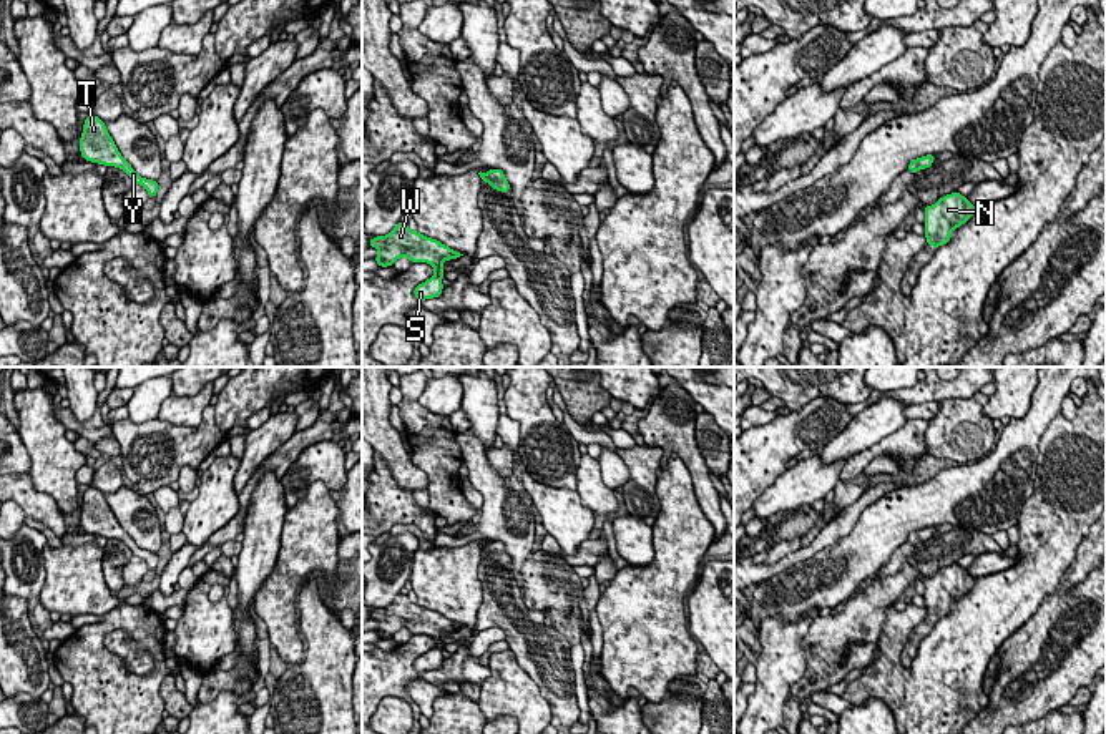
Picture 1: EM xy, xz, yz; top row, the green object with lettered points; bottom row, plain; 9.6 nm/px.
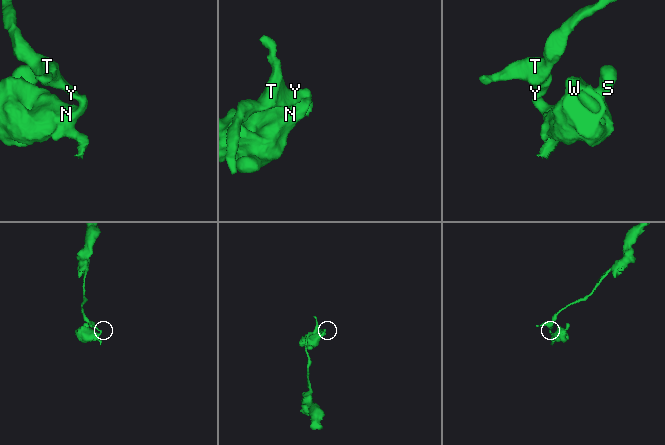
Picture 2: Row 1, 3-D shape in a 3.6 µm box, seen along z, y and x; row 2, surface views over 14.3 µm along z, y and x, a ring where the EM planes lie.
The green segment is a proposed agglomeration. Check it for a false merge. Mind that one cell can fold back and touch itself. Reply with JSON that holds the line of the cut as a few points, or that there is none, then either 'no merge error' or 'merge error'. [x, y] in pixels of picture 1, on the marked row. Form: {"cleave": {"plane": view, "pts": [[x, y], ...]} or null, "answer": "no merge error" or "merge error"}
{"cleave": null, "answer": "no merge error"}

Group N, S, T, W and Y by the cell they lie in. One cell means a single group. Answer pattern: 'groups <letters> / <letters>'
groups N S T W Y

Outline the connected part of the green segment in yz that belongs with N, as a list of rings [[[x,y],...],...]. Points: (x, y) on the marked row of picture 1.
[[[958,191],[942,196],[933,206],[925,206],[925,237],[932,247],[948,244],[952,231],[965,224],[973,214],[976,206],[962,196]]]

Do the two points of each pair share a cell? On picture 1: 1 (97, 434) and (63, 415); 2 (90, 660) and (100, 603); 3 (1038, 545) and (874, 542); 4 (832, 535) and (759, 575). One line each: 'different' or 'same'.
1: same
2: different
3: different
4: same

